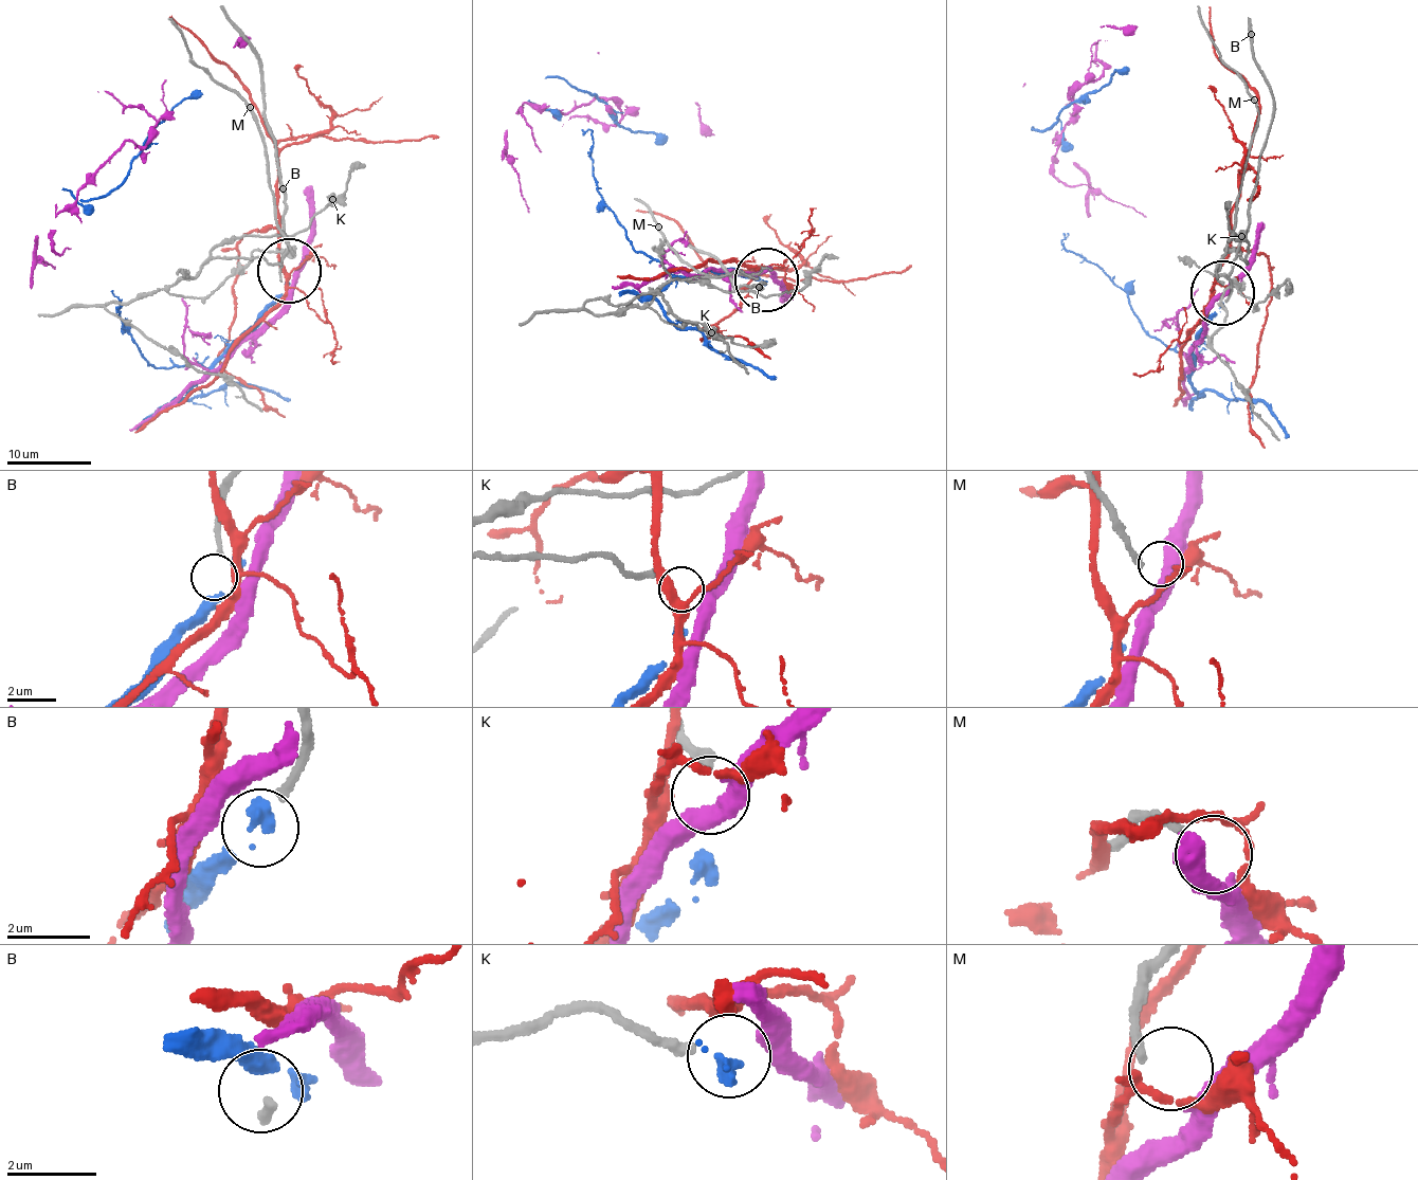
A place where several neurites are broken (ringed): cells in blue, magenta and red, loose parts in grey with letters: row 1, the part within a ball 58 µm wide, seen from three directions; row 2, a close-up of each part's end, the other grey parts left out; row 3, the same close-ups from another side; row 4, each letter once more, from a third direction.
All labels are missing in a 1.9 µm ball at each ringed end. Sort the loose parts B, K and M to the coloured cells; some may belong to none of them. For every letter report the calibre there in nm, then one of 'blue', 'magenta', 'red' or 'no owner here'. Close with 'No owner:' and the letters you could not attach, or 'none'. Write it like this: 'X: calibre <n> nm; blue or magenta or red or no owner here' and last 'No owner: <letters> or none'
B: calibre 200 nm; no owner here
K: calibre 240 nm; no owner here
M: calibre 220 nm; magenta
No owner: B, K

